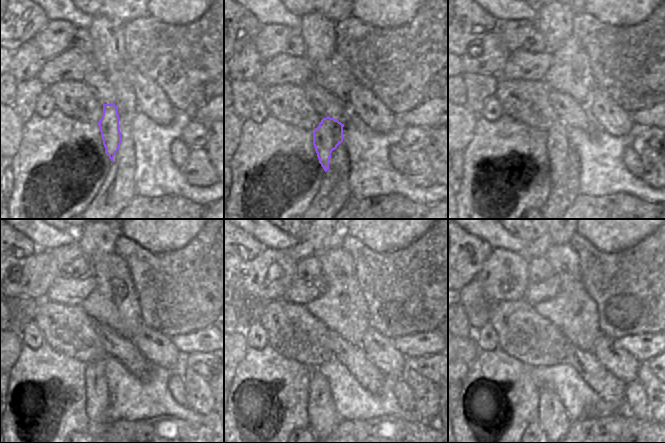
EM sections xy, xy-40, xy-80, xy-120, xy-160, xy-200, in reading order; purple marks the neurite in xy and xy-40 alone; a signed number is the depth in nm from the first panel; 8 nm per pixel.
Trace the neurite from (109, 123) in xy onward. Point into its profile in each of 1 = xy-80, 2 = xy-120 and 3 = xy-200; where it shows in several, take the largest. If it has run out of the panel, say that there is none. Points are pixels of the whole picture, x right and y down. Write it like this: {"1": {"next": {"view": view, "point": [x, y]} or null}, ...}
{"1": {"next": {"view": "xy-80", "point": [546, 141]}}, "2": {"next": {"view": "xy-120", "point": [97, 399]}}, "3": {"next": {"view": "xy-200", "point": [552, 418]}}}

